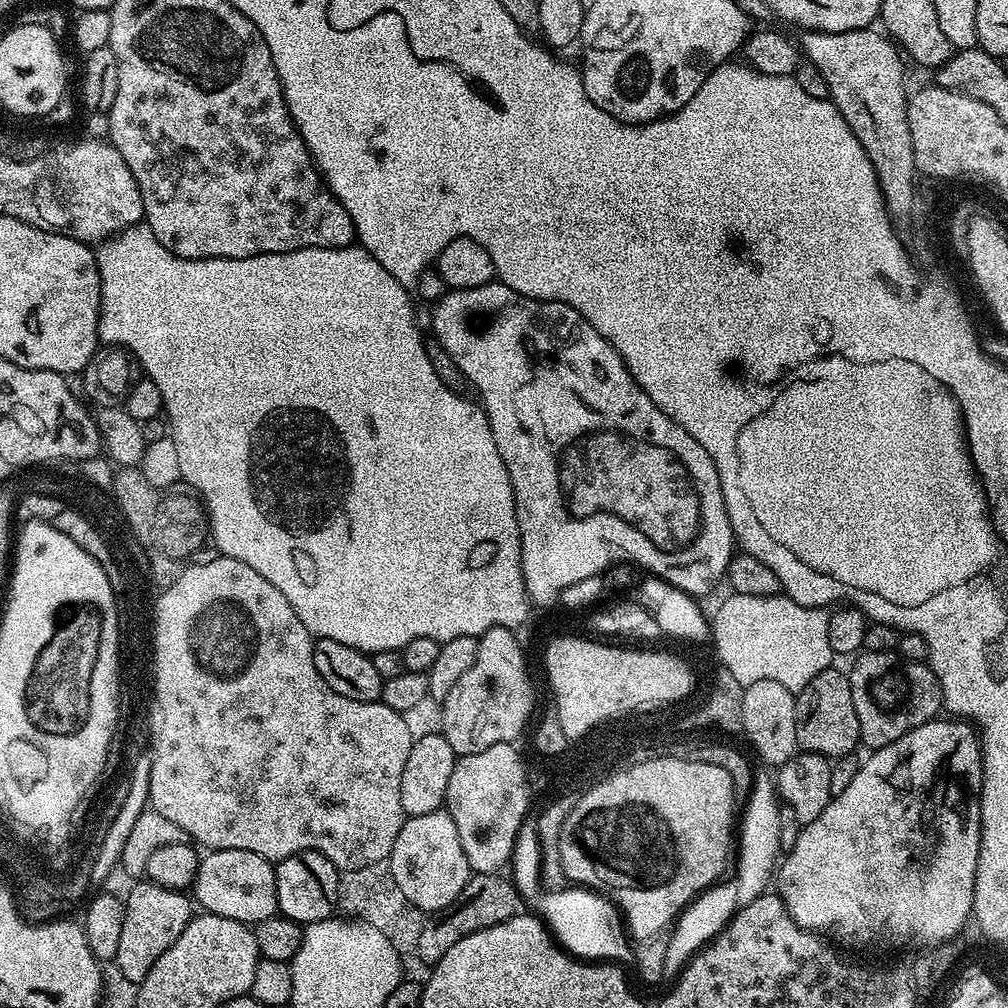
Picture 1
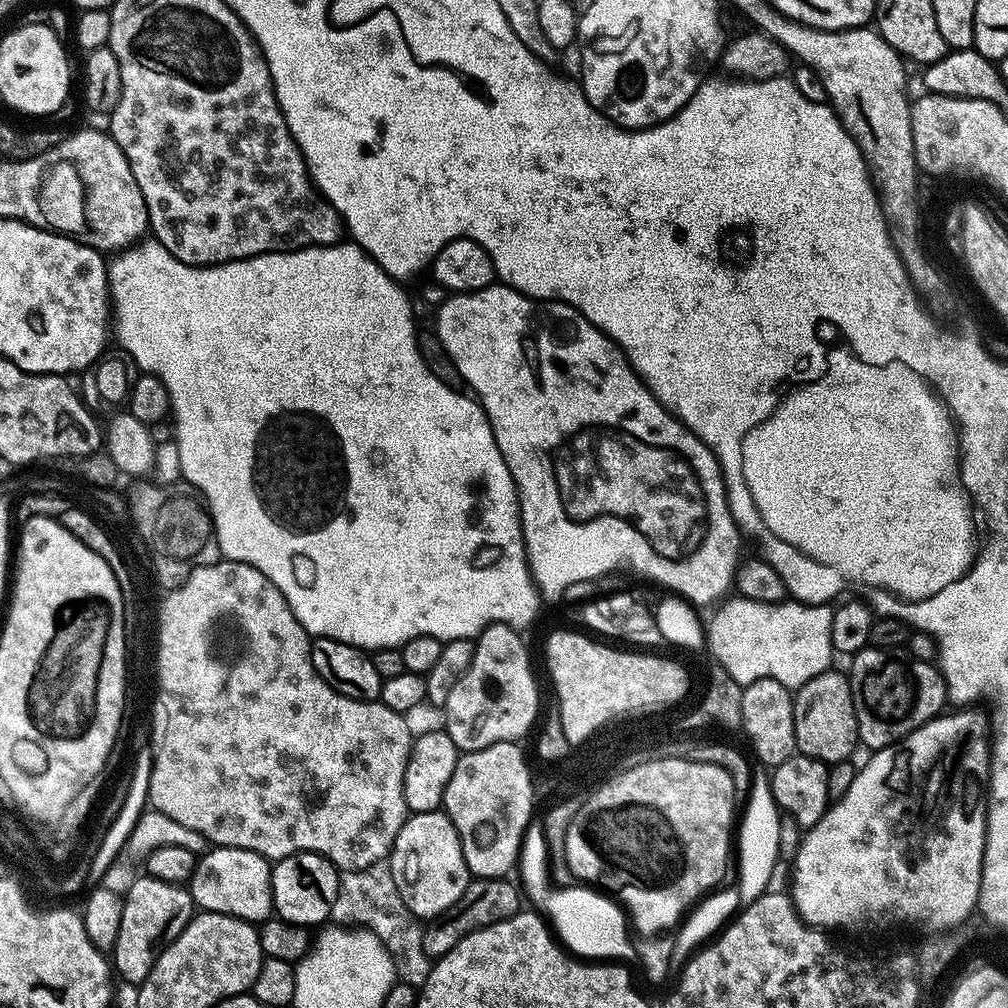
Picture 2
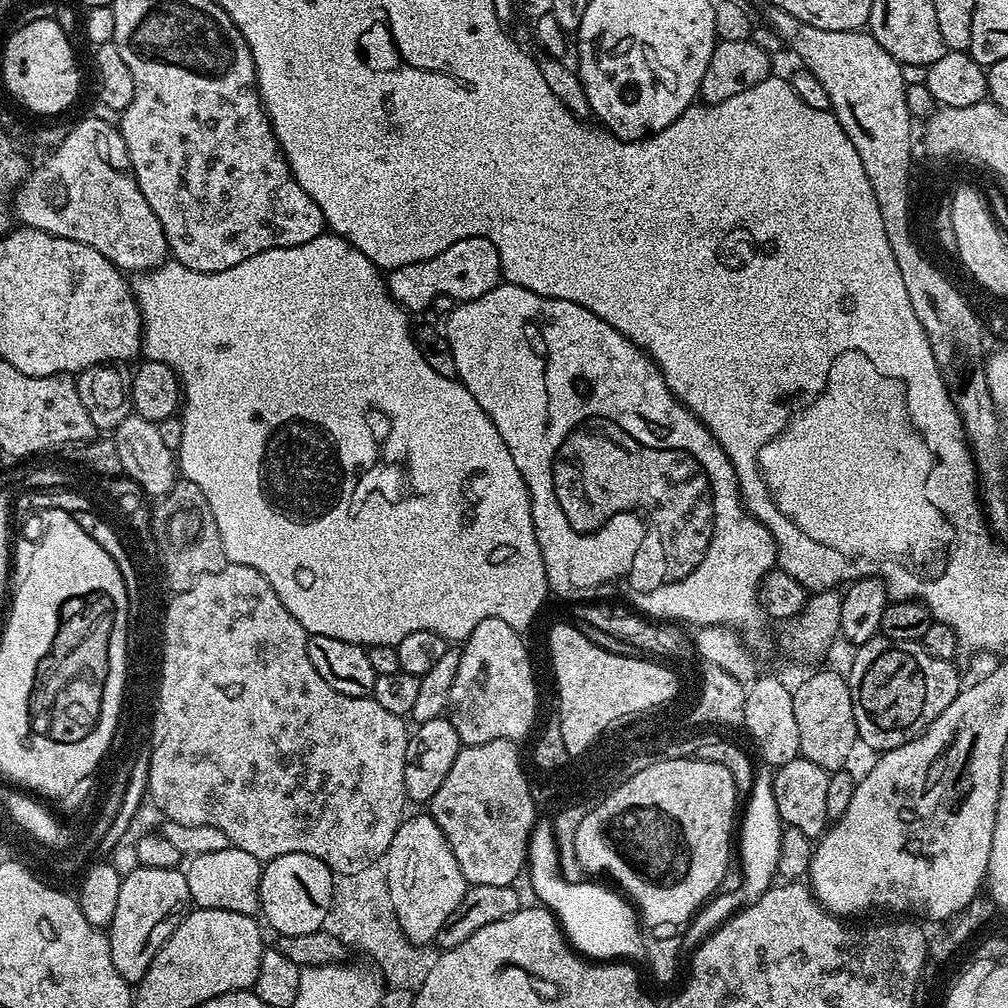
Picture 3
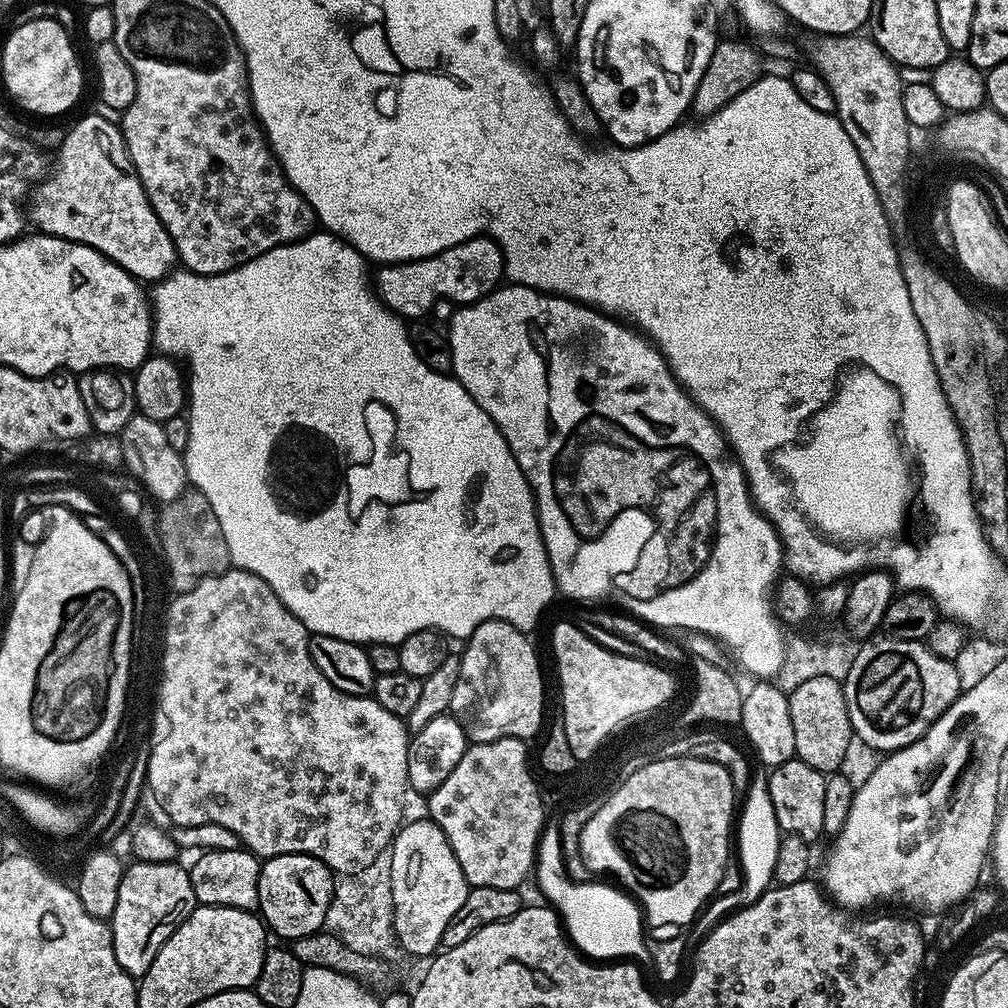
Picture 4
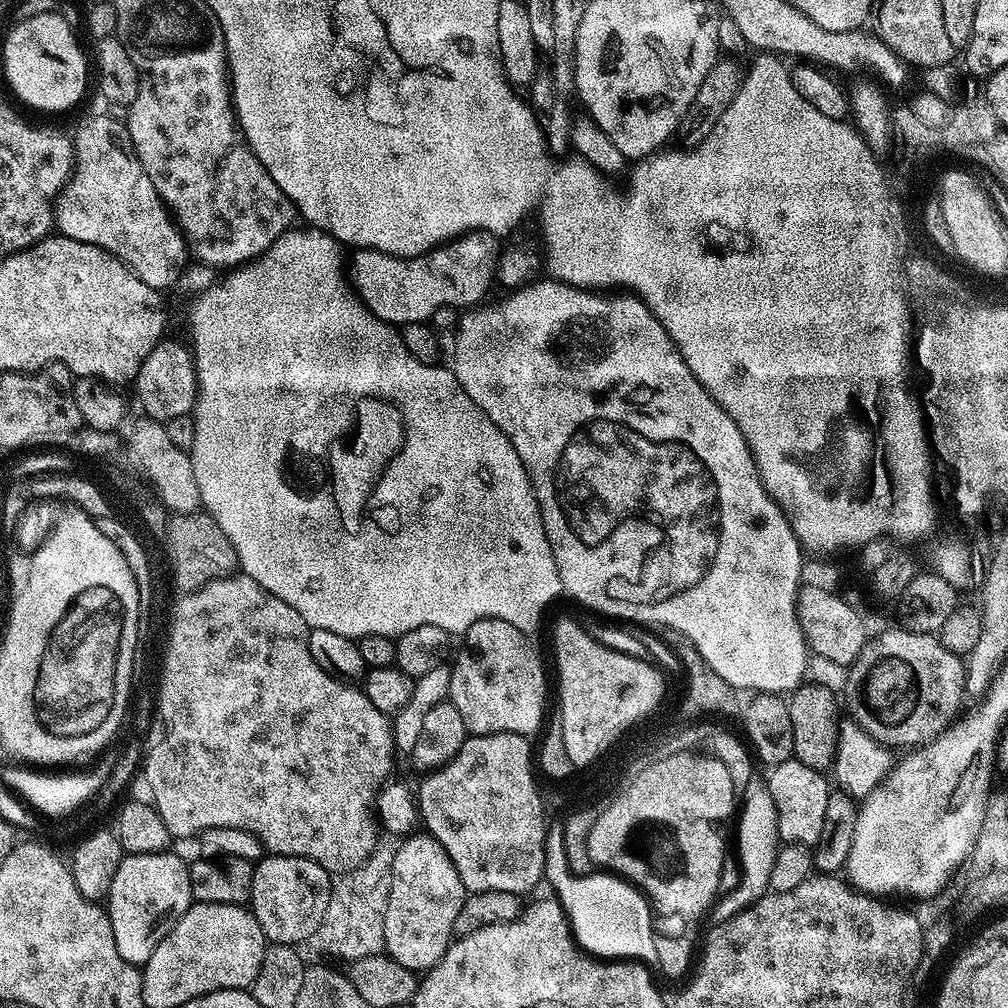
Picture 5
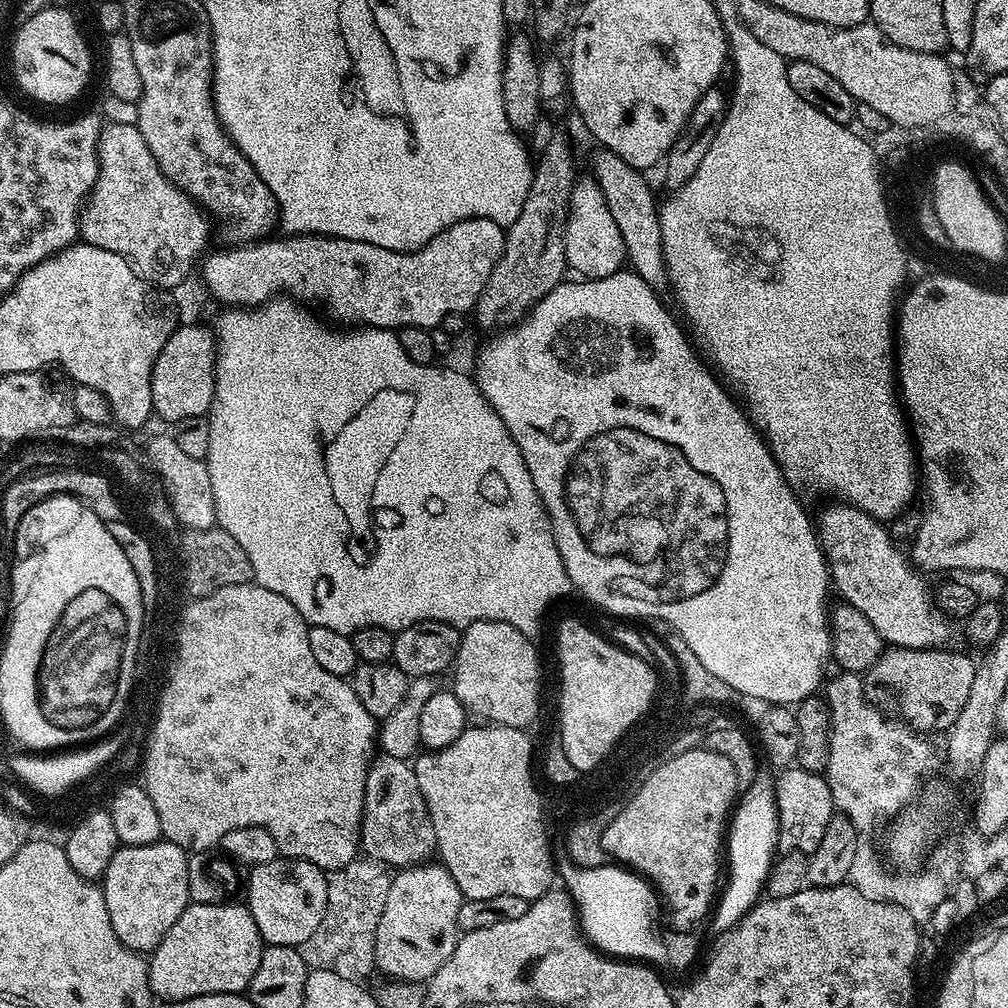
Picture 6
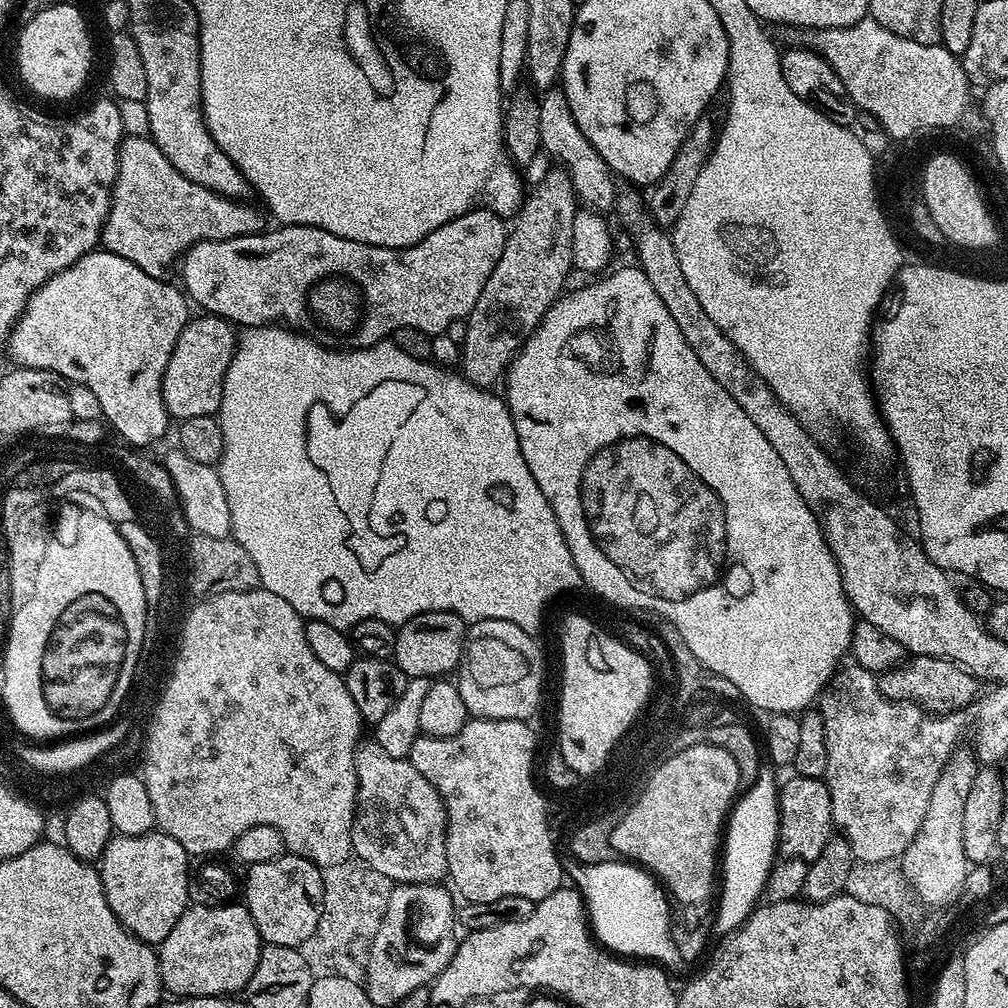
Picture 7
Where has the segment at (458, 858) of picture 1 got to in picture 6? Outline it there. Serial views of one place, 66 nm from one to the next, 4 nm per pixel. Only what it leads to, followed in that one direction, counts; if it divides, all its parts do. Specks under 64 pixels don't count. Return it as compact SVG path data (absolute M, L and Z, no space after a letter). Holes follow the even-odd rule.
M439 862L413 864L410 868L401 868L392 876L390 890L386 890L386 906L382 918L378 918L376 935L376 968L384 971L385 977L404 981L431 981L432 975L454 954L454 946L460 941L462 929L458 922L458 910L465 901L458 890L458 882Z

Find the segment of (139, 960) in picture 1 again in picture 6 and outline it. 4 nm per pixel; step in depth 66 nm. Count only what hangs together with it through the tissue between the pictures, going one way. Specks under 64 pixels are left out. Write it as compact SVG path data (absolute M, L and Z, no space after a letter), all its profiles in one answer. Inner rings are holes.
M163 838L146 846L125 844L110 858L110 866L106 866L102 877L104 901L114 934L130 950L150 954L187 910L189 859L185 849Z

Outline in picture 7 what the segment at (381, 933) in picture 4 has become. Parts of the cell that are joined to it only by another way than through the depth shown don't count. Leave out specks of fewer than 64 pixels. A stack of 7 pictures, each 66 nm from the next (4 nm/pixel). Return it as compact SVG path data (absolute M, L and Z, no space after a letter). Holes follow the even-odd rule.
M349 858L334 866L323 869L324 893L322 894L322 914L318 918L318 926L310 938L299 947L302 958L306 958L306 966L310 966L313 977L333 976L347 980L363 981L366 966L370 958L370 946L374 946L374 934L378 934L378 926L382 926L382 914L386 914L386 902L390 898L394 881L386 878L386 874L378 874L374 866L366 866L366 862Z

